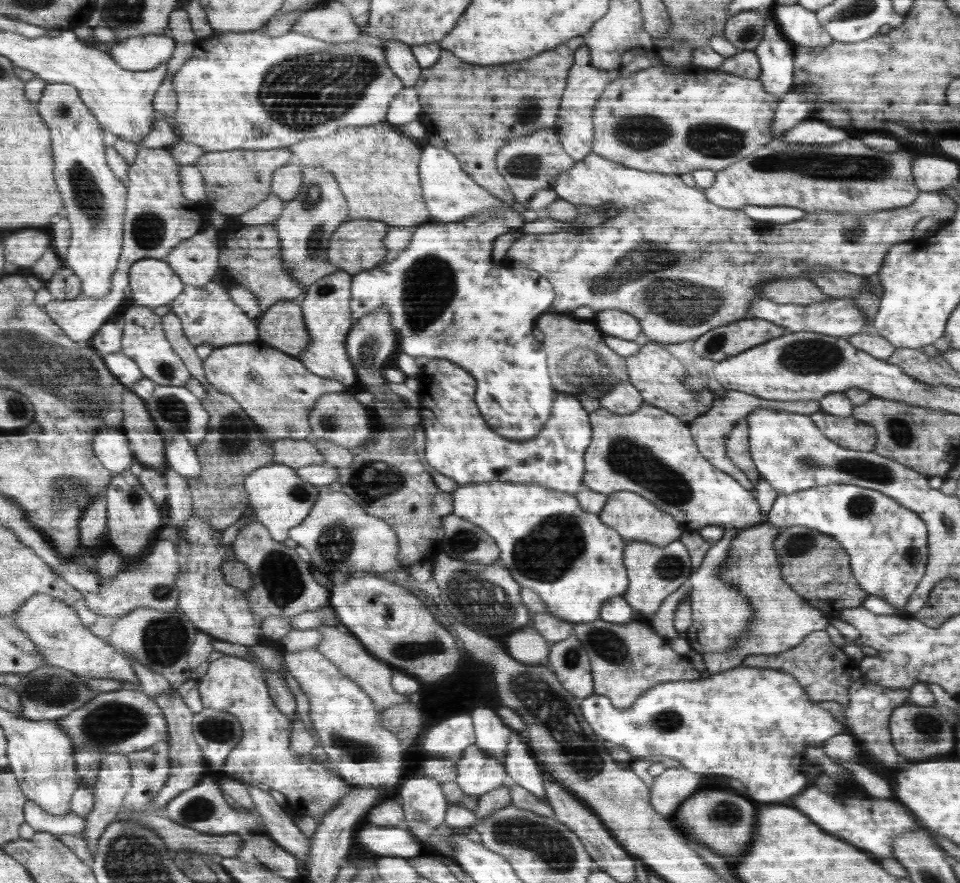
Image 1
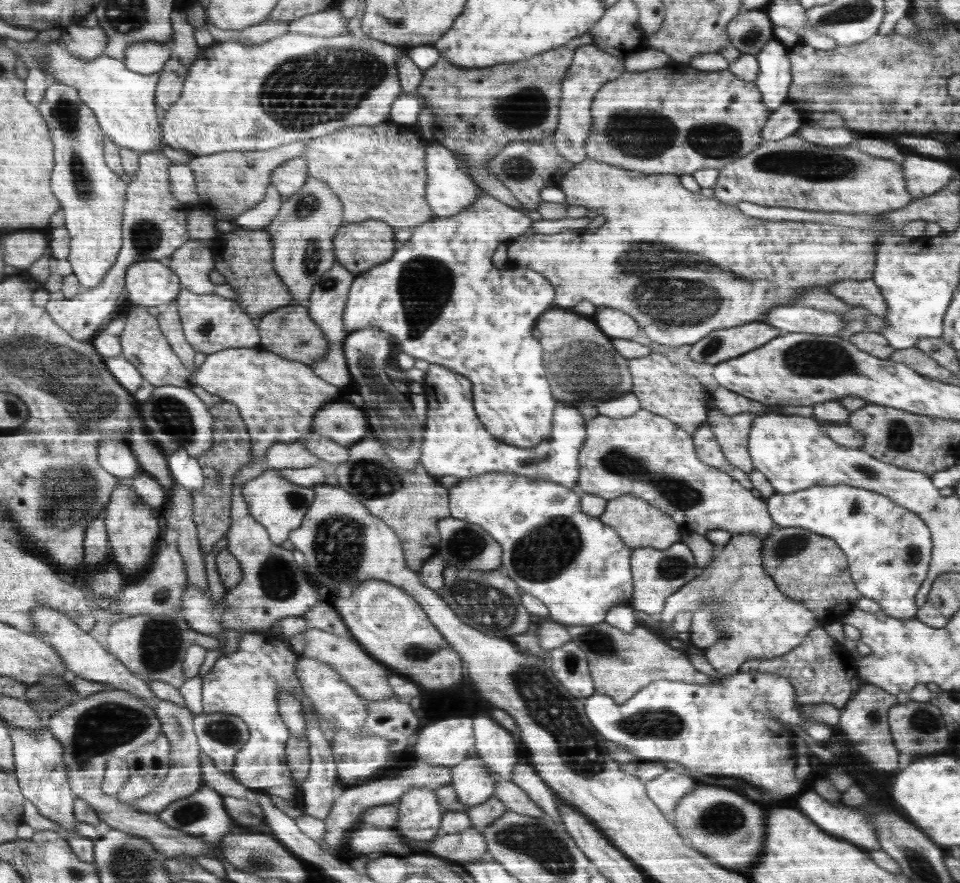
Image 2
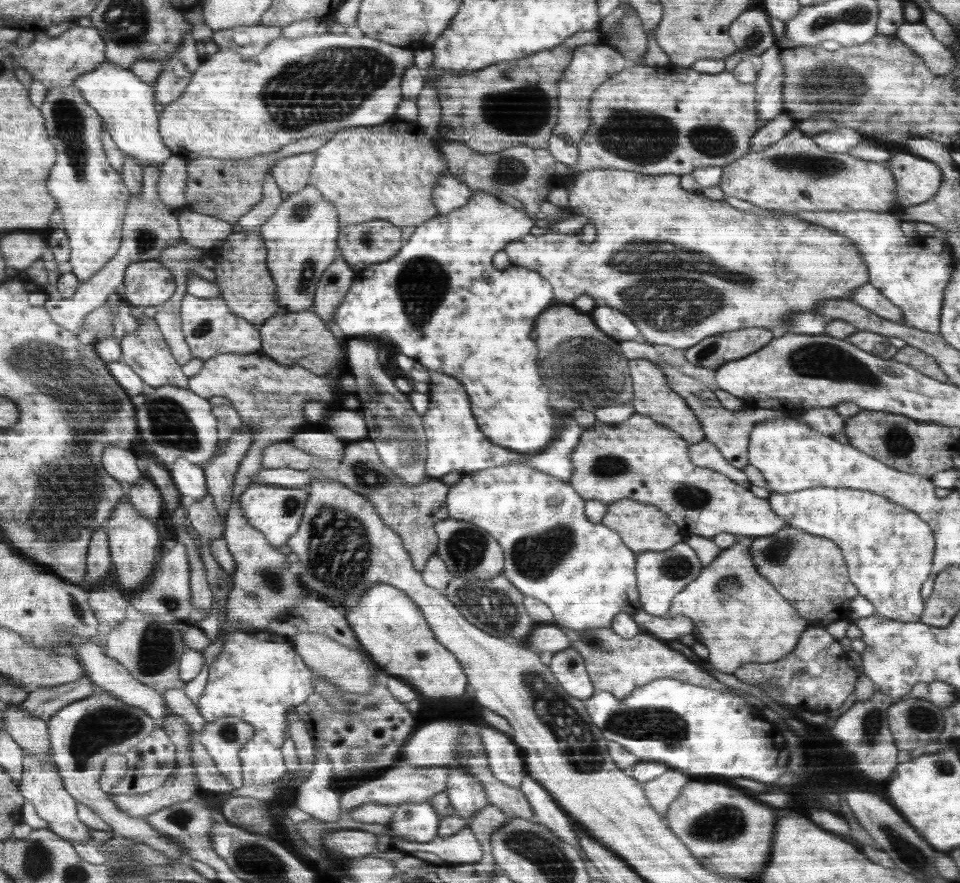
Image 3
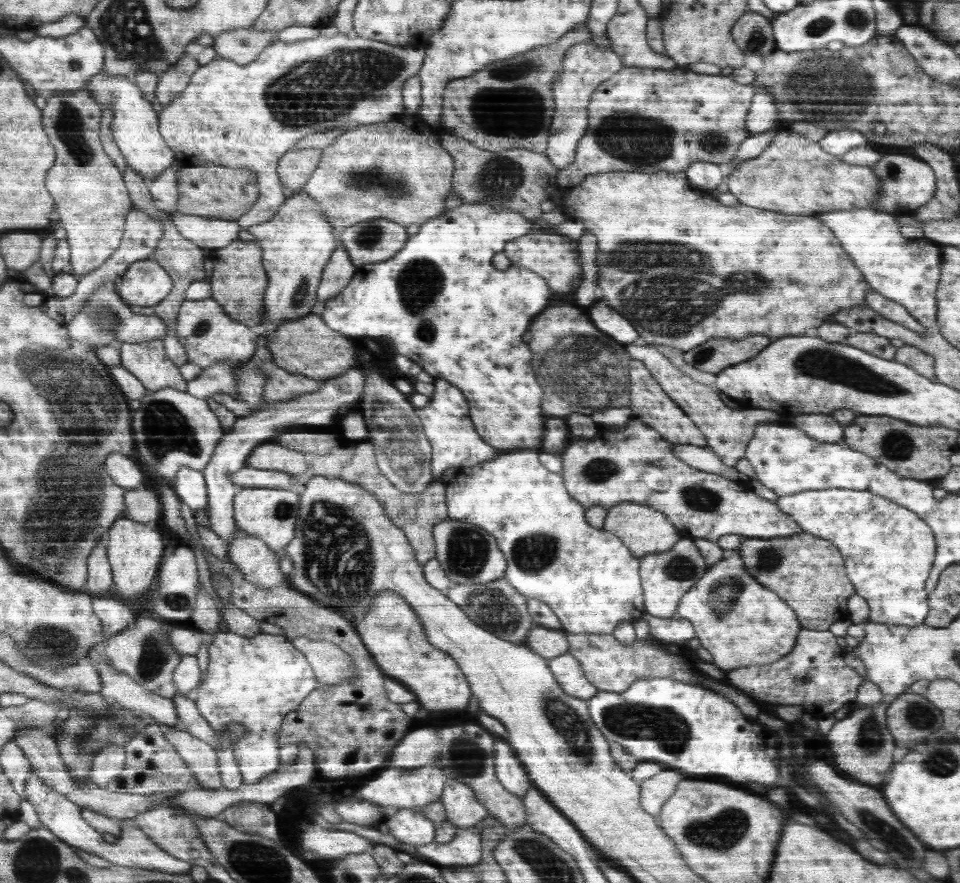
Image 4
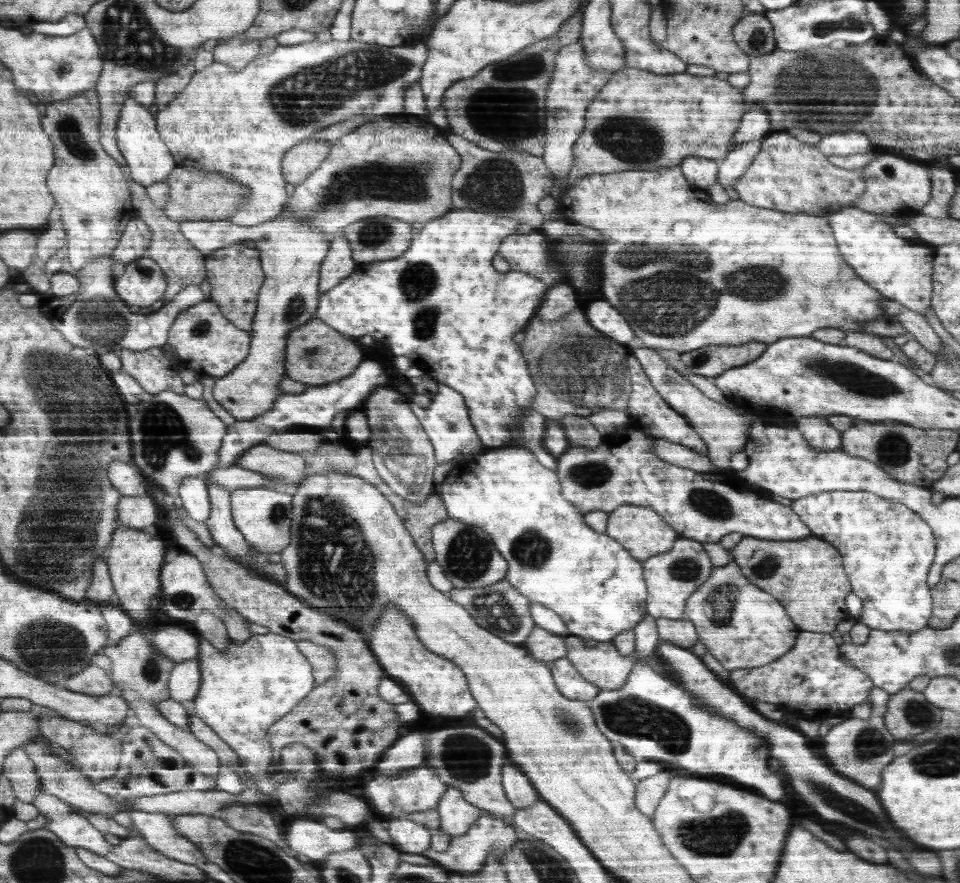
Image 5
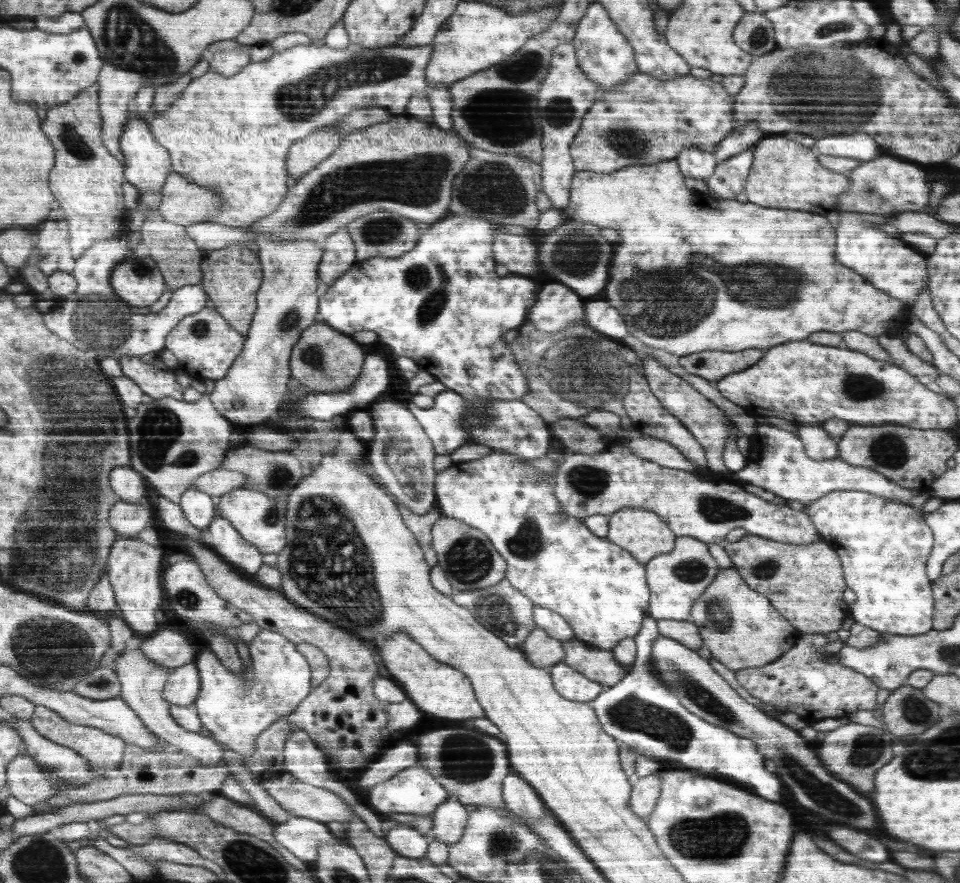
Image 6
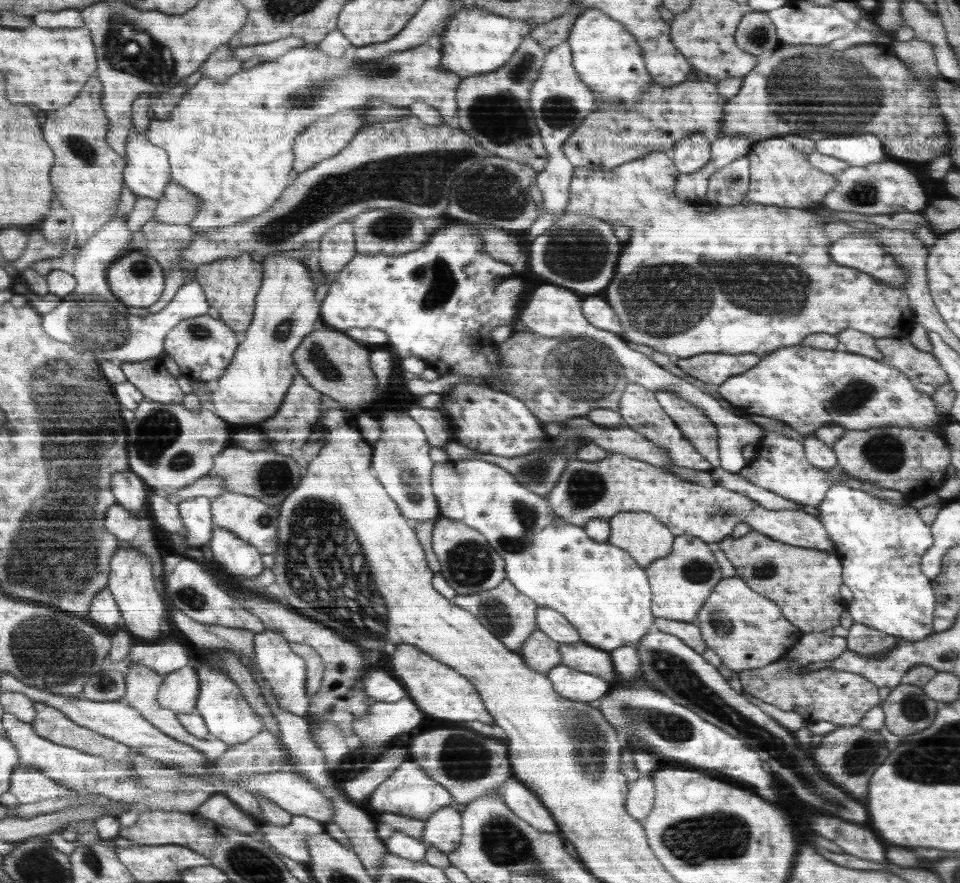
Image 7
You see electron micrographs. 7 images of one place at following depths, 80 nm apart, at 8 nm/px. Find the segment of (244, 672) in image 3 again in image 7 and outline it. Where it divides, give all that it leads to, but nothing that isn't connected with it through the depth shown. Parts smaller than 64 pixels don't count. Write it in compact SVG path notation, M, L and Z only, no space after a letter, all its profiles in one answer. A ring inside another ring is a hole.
M264 629L256 633L253 638L253 647L257 668L270 686L272 695L276 697L278 709L303 717L308 712L310 702L307 695L308 670L304 658L292 650L292 646L283 635L273 630ZM200 662L195 665L200 683L195 710L206 723L209 736L222 740L231 747L250 741L261 733L262 717L252 710L240 686L231 677L212 667L210 663Z

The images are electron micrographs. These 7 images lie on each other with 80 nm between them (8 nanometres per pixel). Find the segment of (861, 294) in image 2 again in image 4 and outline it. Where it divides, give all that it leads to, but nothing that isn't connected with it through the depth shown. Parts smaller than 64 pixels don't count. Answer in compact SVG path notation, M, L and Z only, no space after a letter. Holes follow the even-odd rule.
M874 290L866 297L866 305L874 312L880 314L880 316L901 324L908 328L908 330L923 335L930 331L925 326L922 326L899 302L890 300Z

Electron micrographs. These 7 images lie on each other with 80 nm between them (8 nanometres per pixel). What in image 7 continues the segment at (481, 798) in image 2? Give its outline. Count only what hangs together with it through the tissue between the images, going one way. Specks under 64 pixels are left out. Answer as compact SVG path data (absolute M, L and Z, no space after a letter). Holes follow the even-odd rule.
M456 803L445 806L426 820L421 840L427 848L436 847L443 853L452 853L462 838L461 807Z

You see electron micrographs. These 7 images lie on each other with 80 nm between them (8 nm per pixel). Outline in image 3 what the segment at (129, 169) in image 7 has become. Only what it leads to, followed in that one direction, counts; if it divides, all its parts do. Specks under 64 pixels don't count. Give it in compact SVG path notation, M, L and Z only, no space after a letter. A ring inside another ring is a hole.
M106 60L90 72L79 74L73 82L87 103L103 118L107 133L124 154L136 158L143 166L161 167L172 156L170 147L159 133L160 113L156 111L155 87L140 80L132 70Z

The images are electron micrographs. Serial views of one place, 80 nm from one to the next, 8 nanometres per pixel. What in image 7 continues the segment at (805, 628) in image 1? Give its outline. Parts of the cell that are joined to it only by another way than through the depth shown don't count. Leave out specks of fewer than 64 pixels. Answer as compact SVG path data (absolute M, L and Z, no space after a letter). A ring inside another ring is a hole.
M736 575L723 577L712 589L694 622L702 631L707 648L720 656L722 664L738 673L780 660L804 635L772 599L752 590Z

